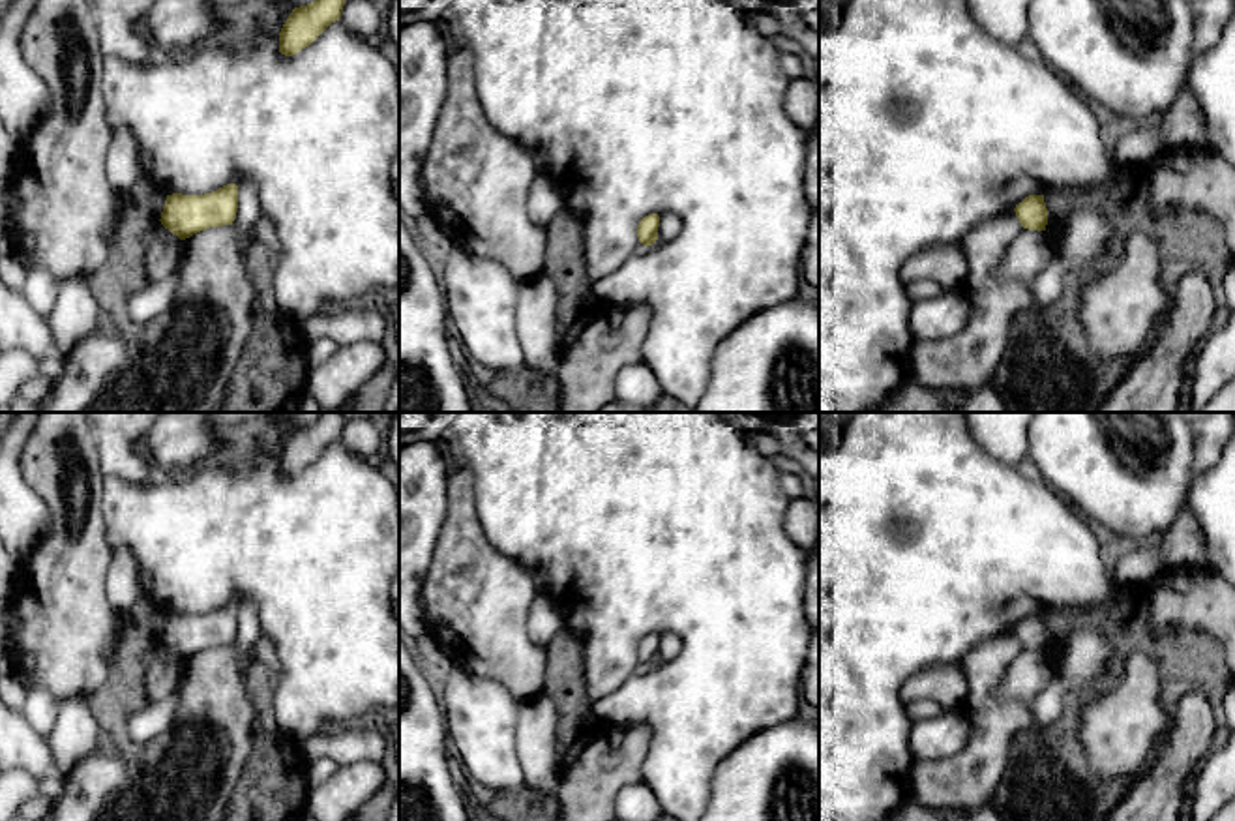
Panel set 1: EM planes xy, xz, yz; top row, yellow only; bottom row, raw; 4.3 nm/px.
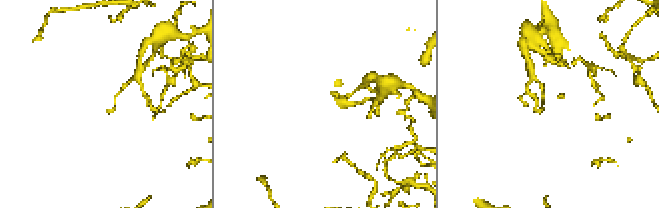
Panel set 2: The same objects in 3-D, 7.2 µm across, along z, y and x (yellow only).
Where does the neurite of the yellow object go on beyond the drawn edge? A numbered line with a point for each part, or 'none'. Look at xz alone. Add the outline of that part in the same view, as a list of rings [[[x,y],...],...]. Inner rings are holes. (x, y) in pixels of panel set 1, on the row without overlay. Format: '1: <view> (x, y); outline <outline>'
none

